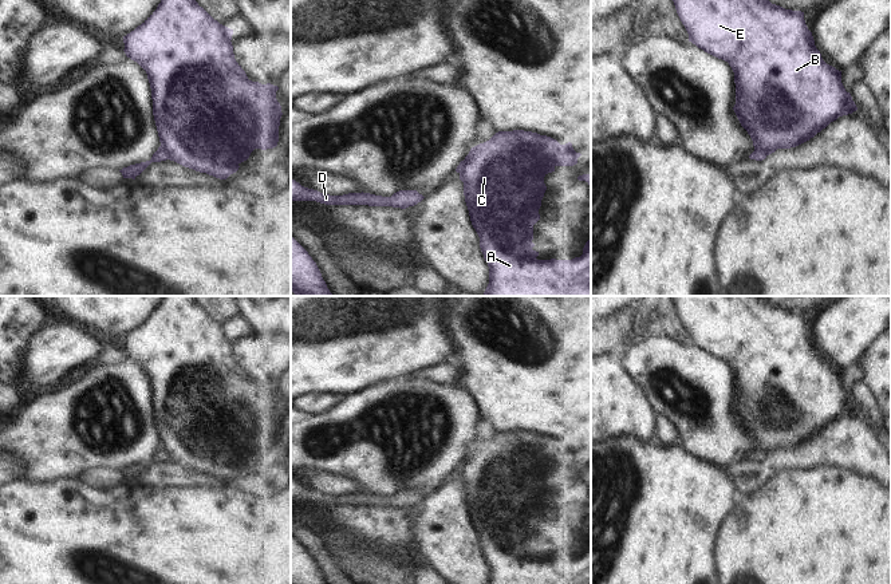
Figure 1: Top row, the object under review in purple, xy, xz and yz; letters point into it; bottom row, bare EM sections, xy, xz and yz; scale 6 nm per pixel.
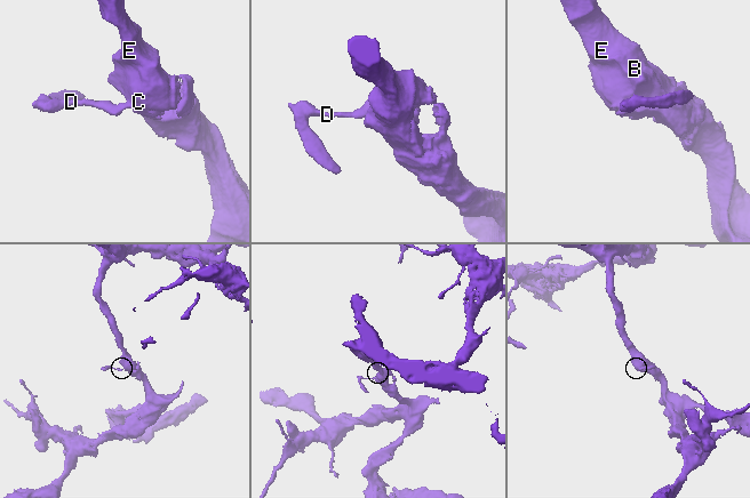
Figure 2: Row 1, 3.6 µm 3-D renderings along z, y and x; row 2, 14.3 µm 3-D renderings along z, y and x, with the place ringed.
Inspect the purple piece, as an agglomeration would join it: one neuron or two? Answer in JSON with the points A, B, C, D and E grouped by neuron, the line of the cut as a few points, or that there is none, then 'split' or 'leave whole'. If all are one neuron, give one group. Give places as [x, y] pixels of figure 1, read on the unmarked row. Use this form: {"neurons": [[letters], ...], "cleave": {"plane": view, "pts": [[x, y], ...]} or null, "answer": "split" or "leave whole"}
{"neurons": [["A", "B", "C", "E"], ["D"]], "cleave": {"plane": "xy", "pts": [[161, 445], [169, 458]]}, "answer": "split"}

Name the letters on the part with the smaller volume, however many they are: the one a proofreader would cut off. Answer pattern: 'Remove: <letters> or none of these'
Remove: D

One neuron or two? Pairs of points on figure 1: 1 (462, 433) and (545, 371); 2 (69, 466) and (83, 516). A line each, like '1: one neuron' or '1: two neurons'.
1: two neurons
2: two neurons

